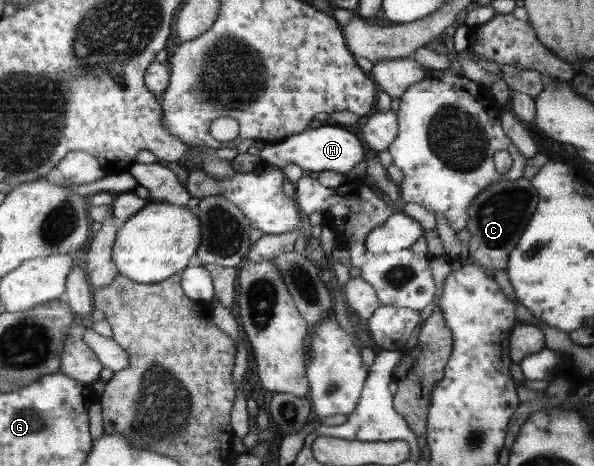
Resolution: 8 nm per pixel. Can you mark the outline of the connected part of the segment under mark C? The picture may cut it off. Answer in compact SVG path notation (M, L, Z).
M524 177L498 180L478 191L466 210L468 221L464 230L470 234L466 241L468 260L495 270L506 267L508 254L516 247L519 237L529 223L538 198L532 184Z

